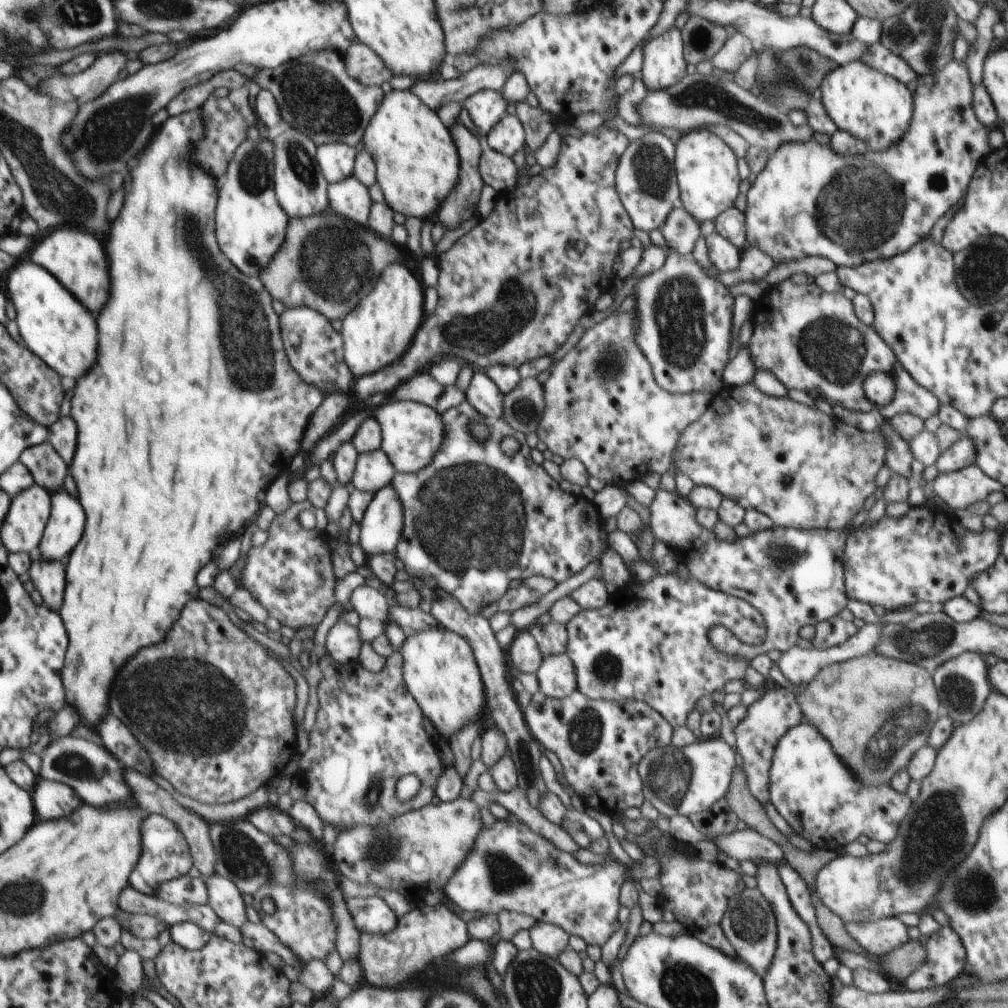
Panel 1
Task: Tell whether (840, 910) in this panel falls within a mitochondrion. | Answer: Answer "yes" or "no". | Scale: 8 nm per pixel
no

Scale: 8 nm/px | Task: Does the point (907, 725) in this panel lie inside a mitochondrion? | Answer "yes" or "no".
yes

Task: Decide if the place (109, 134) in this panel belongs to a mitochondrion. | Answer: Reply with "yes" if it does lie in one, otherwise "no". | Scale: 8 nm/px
yes

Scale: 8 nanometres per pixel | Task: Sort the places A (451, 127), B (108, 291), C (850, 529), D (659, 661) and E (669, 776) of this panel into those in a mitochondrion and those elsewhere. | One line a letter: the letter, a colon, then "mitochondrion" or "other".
A: other
B: other
C: other
D: other
E: mitochondrion

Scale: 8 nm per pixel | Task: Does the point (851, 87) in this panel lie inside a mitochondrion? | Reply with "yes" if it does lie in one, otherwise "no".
no

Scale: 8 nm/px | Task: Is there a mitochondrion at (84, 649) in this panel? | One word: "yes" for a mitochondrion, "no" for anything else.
no

